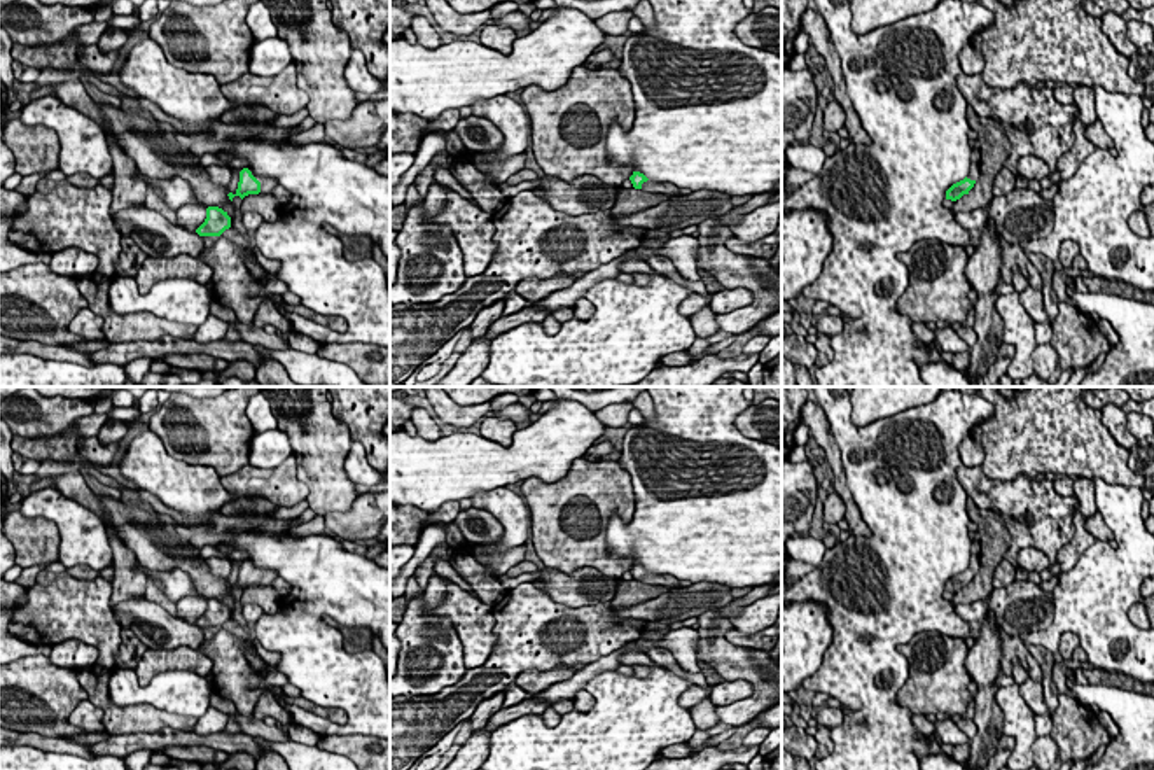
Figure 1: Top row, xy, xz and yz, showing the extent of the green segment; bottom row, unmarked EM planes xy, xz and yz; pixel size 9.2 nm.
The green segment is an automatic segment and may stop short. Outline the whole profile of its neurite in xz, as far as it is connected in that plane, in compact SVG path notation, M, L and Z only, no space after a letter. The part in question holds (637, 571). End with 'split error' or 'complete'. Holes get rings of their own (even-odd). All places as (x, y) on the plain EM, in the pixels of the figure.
M633 564L633 567L629 569L629 572L631 572L631 576L633 576L635 581L642 581L645 584L659 584L659 586L666 586L668 590L680 588L680 581L677 578L668 576L668 574L649 572L640 564Z; split error

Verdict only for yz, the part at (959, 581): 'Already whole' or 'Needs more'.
Needs more

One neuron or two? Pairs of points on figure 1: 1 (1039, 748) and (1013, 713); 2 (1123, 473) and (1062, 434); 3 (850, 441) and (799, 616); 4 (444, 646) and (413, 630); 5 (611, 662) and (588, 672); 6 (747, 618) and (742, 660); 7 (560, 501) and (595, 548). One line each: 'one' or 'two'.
1: two
2: one
3: two
4: one
5: one
6: two
7: one

